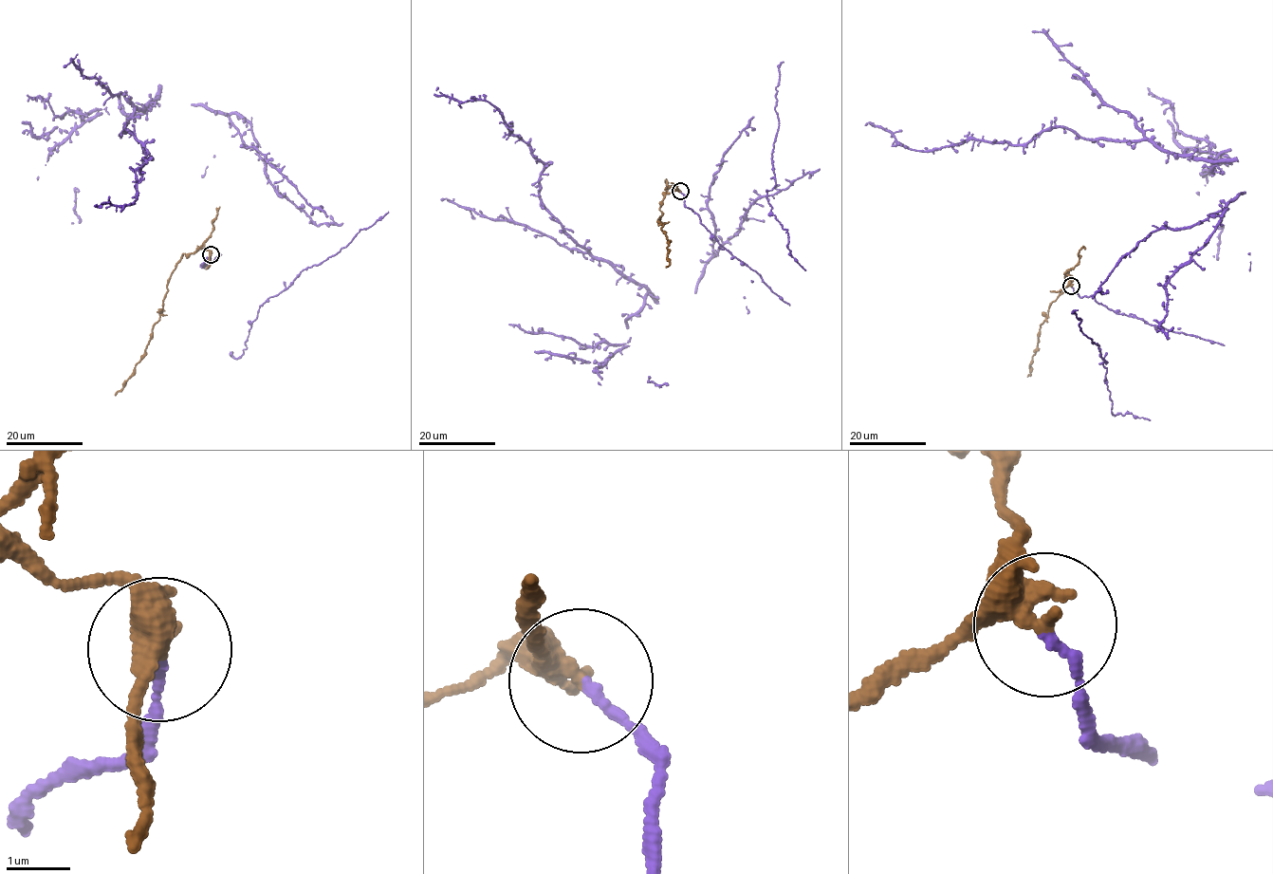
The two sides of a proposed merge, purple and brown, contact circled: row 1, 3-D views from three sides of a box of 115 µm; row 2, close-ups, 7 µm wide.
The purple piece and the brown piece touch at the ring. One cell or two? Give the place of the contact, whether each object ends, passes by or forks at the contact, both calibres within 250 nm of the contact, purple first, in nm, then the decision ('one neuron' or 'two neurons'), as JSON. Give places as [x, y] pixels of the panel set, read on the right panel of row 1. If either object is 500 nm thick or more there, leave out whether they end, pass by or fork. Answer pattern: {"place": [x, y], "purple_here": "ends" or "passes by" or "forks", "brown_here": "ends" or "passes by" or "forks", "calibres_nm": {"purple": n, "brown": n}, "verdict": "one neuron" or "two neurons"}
{"place": [1071, 286], "purple_here": "ends", "brown_here": "passes by", "calibres_nm": {"purple": 150, "brown": 320}, "verdict": "two neurons"}

